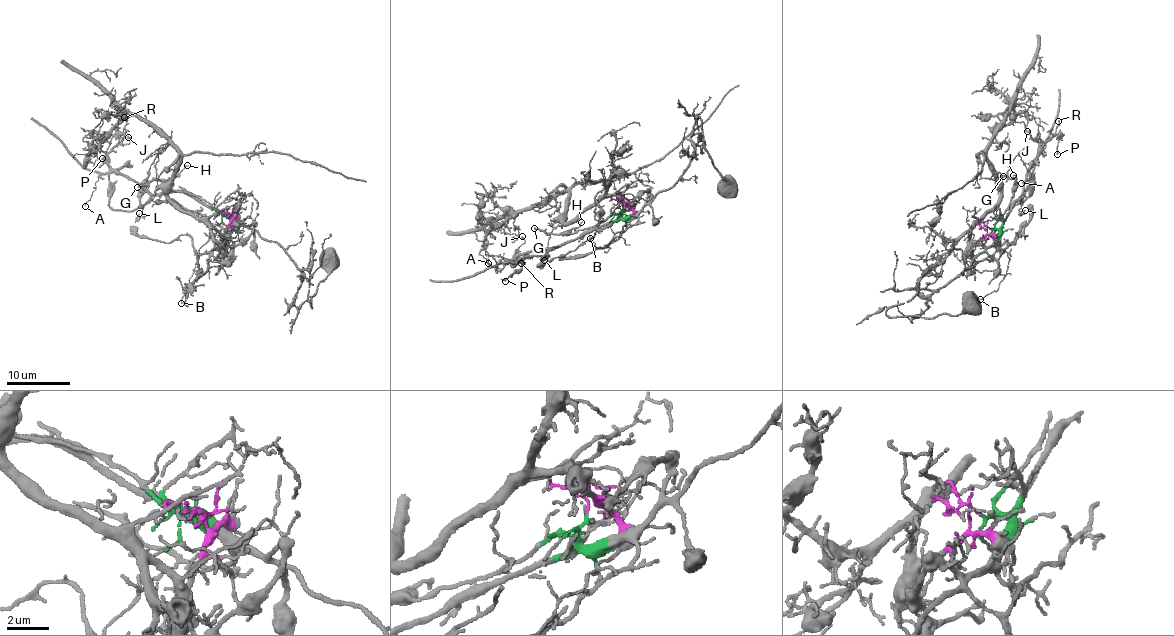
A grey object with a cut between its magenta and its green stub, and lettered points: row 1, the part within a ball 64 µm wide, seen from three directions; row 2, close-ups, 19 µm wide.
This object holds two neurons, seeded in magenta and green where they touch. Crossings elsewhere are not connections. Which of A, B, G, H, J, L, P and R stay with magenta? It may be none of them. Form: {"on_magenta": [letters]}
{"on_magenta": []}

